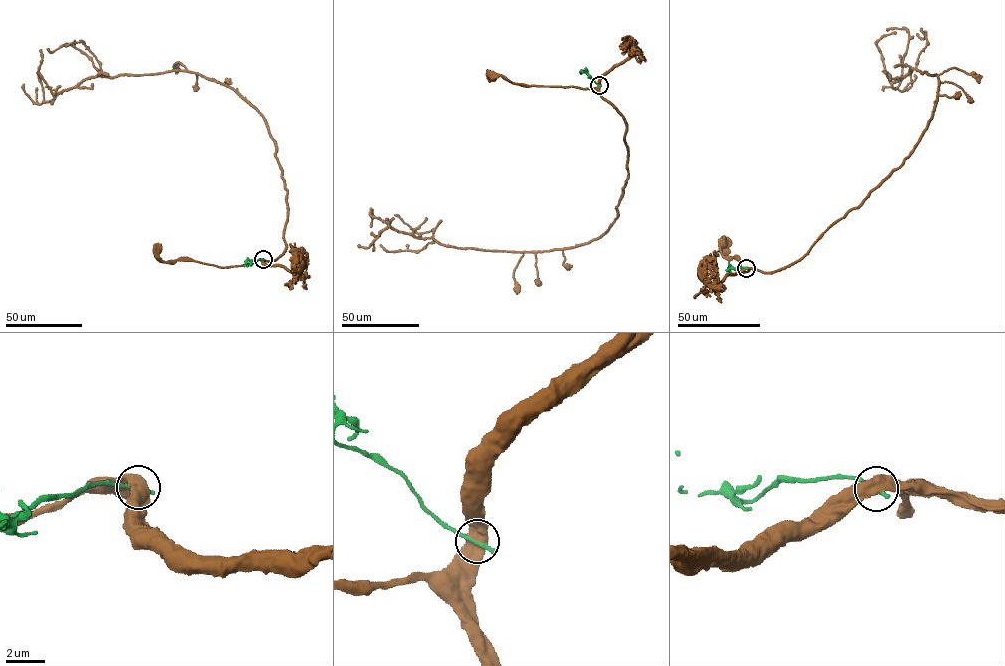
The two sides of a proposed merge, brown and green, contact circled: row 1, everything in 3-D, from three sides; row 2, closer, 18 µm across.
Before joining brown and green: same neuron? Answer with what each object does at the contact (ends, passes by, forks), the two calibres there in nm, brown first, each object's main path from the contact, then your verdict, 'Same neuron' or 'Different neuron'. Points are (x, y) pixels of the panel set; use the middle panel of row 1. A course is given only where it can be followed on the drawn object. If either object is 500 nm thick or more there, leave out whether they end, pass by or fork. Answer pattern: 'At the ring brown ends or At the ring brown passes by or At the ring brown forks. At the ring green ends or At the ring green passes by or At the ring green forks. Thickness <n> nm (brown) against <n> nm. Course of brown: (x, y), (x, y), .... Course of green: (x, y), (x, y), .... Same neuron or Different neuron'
Thickness 600 nm (brown) against 220 nm. Course of brown: (599, 85), (581, 89), (533, 86), (511, 83), (492, 72), (489, 73). Course of green: (599, 85), (584, 71), (580, 72). Different neuron

